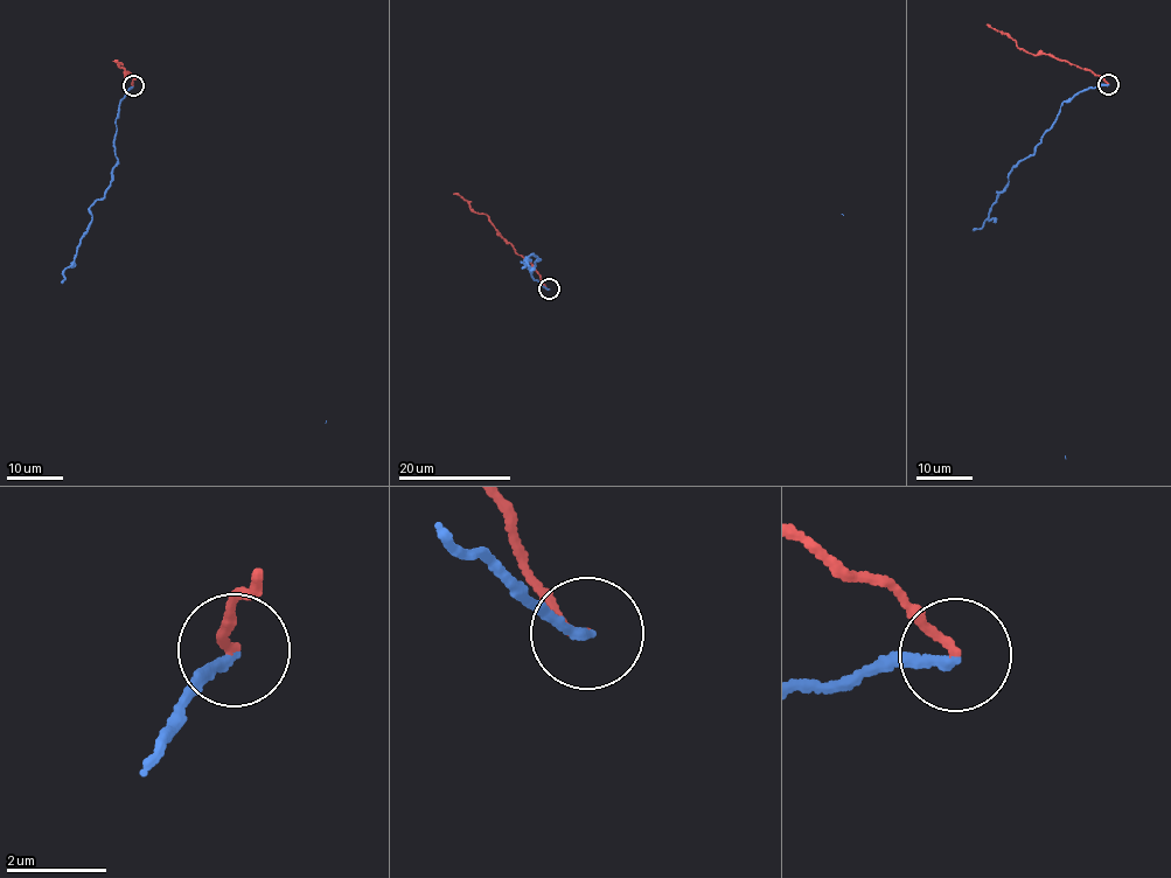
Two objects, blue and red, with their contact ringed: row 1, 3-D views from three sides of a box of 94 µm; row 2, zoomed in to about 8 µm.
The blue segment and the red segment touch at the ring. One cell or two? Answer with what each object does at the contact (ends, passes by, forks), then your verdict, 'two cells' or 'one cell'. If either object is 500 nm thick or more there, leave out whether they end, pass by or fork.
blue ends there; red ends there; two cells

